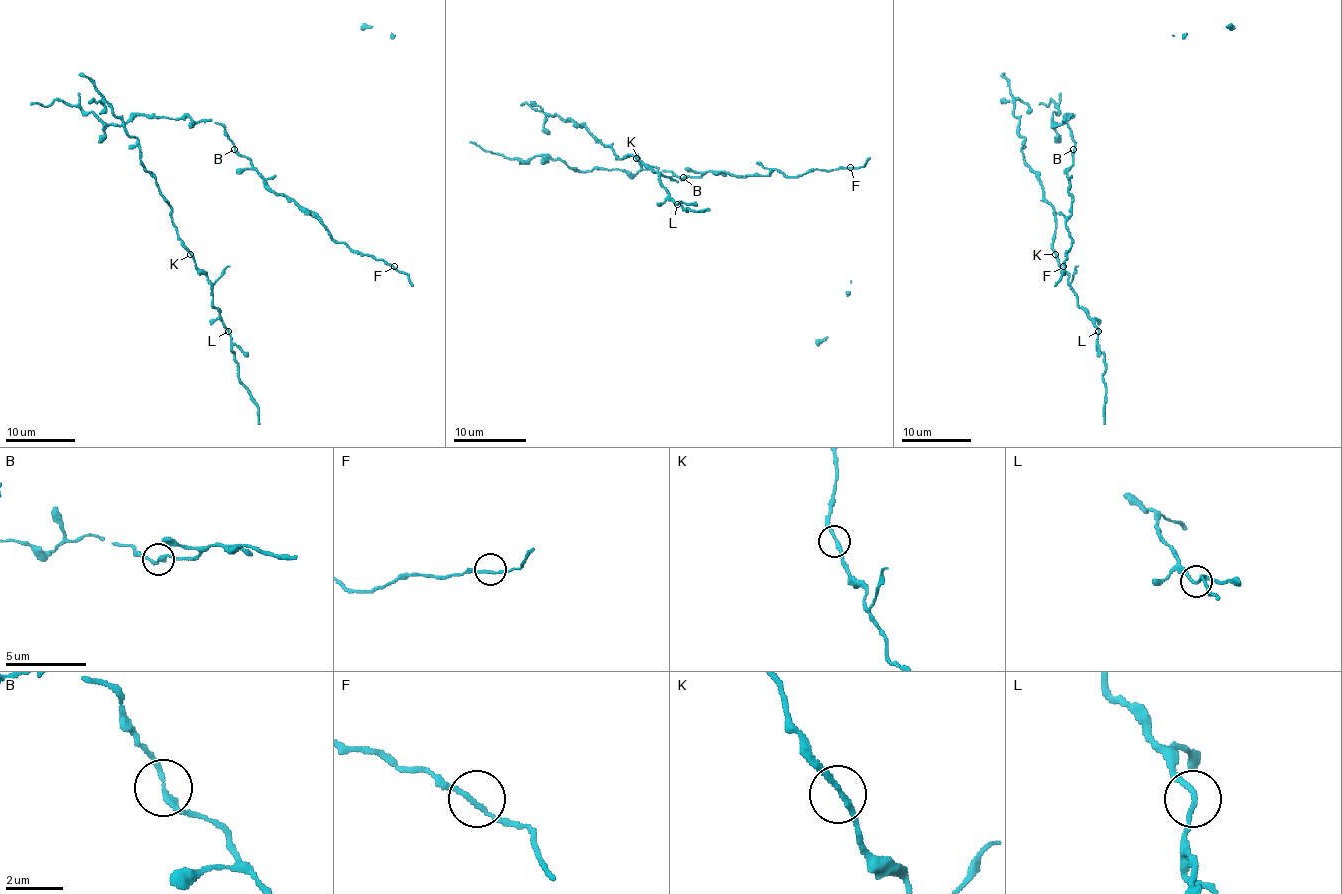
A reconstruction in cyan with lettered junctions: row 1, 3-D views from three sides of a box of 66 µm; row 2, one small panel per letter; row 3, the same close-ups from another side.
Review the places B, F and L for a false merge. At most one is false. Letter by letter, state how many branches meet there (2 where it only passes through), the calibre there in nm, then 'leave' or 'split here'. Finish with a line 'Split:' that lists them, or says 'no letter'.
B: 2 | 180 nm | leave
F: 2 | 150 nm | leave
L: 2 | 150 nm | leave
Split: no letter

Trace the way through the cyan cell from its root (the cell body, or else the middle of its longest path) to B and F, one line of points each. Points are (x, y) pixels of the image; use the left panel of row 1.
B: (100, 117), (107, 124), (122, 124), (136, 116), (173, 119), (188, 116), (193, 121), (219, 123), (235, 149)
F: (100, 117), (107, 124), (136, 116), (219, 123), (270, 188), (311, 211), (335, 240), (394, 266)

